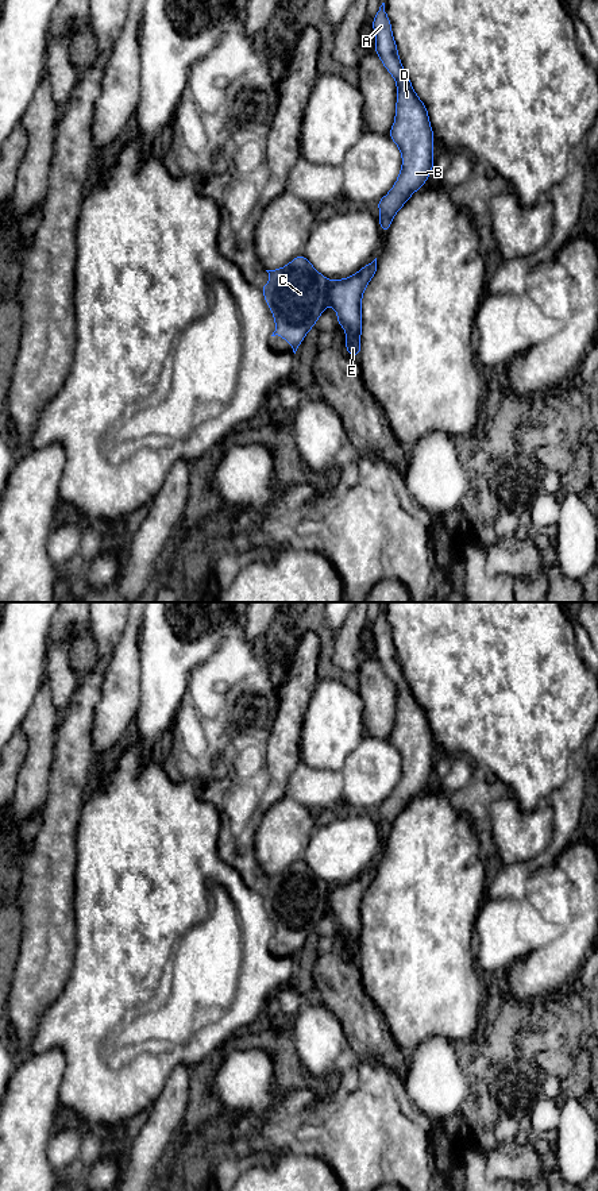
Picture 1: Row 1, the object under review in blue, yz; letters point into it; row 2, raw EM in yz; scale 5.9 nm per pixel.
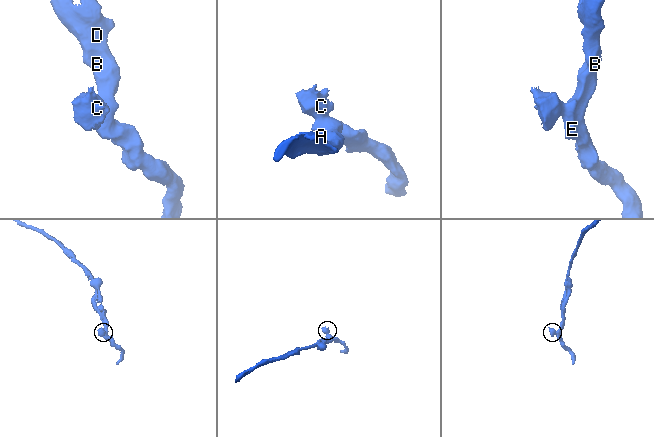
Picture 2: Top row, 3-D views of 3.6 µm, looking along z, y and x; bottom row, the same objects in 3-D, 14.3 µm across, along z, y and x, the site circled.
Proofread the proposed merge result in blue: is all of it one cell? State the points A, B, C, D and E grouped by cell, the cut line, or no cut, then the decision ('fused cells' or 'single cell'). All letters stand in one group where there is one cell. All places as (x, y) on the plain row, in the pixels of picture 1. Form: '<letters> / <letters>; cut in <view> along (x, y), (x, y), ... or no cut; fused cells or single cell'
A B D E / C; cut in yz along (332, 887), (328, 895), (328, 908); fused cells

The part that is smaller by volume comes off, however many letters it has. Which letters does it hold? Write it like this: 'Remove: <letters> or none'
Remove: C

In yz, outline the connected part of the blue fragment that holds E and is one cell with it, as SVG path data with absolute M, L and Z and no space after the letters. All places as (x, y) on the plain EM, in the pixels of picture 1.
M377 863L356 879L333 886L329 909L337 918L337 929L346 934L346 955L359 963L362 937L362 899L377 876Z

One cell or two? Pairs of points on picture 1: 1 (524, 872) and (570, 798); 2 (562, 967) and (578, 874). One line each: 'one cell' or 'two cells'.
1: one cell
2: one cell

